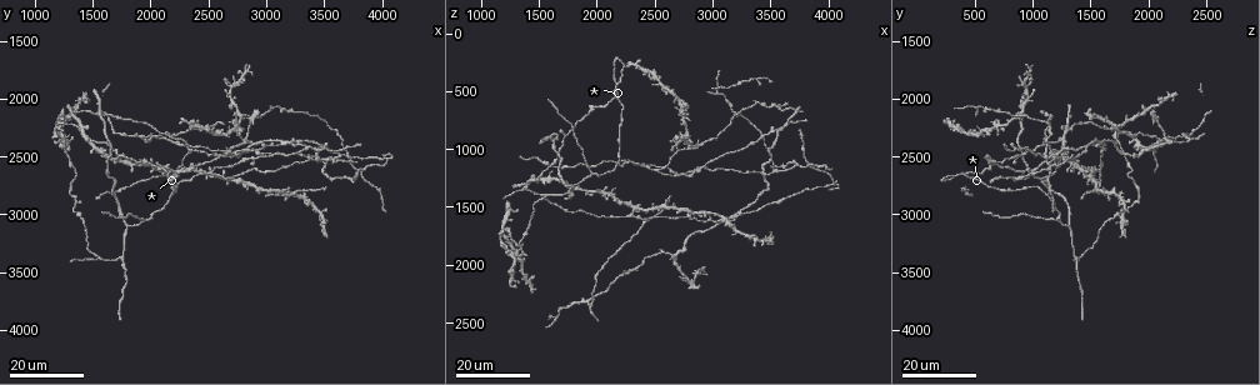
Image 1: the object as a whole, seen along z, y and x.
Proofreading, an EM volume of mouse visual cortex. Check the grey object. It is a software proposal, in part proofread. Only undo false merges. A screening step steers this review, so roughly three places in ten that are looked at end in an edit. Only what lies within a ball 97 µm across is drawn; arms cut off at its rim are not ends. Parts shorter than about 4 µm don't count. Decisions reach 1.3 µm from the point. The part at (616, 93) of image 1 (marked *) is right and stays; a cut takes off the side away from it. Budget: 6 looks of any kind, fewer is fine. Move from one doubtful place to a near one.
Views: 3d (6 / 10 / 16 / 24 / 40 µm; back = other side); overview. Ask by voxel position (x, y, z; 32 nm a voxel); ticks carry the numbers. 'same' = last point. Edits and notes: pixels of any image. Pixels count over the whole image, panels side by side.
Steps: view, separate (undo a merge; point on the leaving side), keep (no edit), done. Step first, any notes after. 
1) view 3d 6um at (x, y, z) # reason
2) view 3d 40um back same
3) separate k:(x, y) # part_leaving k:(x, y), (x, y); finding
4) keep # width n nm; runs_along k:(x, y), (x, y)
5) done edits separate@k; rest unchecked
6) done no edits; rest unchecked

view 3d 16um at (2200, 2820, 1120) # three-way junction

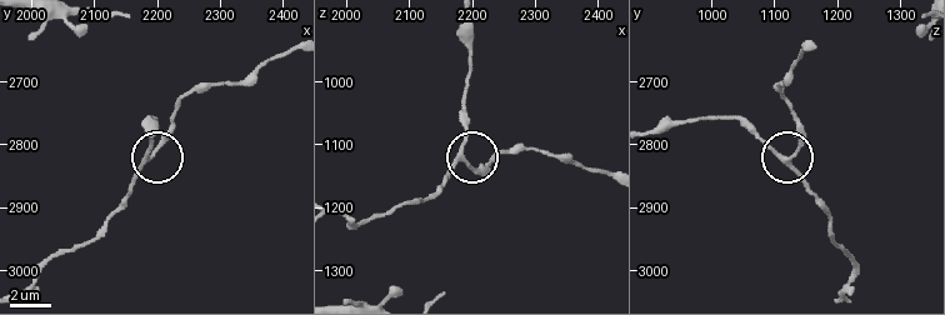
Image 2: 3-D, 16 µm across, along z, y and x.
view 3d 10um at (2180, 2830, 1125) # closer look

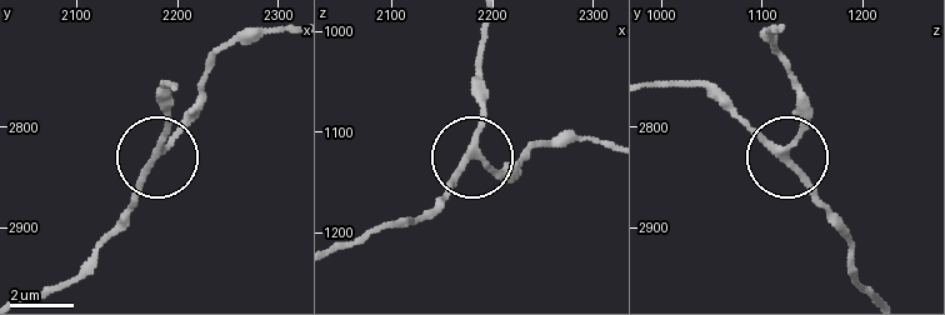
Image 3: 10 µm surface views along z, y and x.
keep # width 200 nm; runs_along 3:(656, 83), (705, 85), (784, 150), (799, 131), (803, 101); continuous, no second neuron

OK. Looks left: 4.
view 3d 24um at (2520, 2640, 1180) # branch point

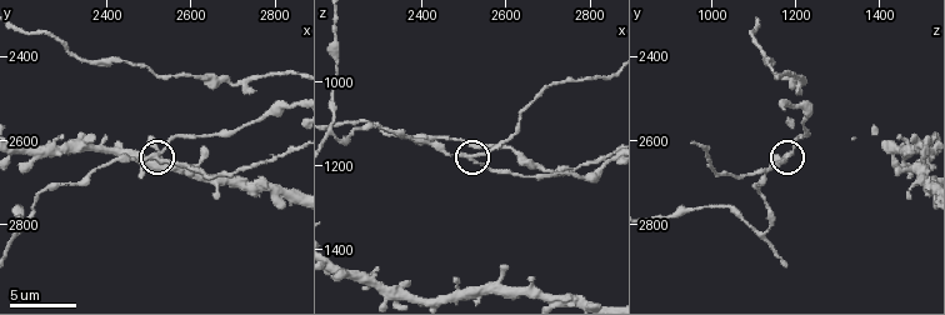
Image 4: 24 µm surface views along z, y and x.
view 3d 6um at (2525, 2635, 1190) # closer look

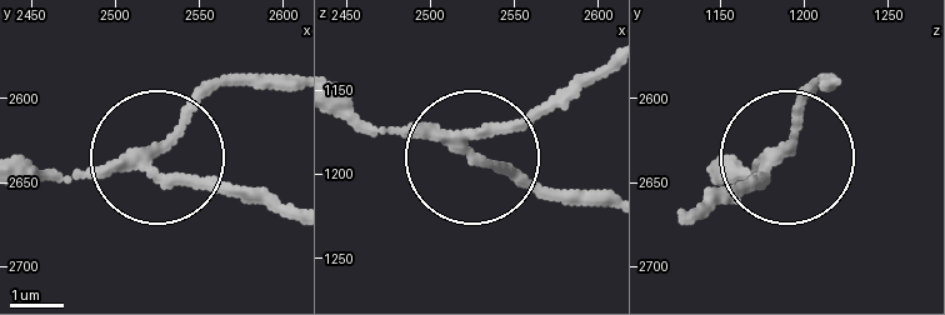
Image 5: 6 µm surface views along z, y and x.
separate 5:(203, 189) # arms 3; part_leaving 5:(136, 173), (199, 173), (293, 208); a second neuron is stuck on

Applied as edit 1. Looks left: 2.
view 3d 24um at (1540, 3400, 1400)

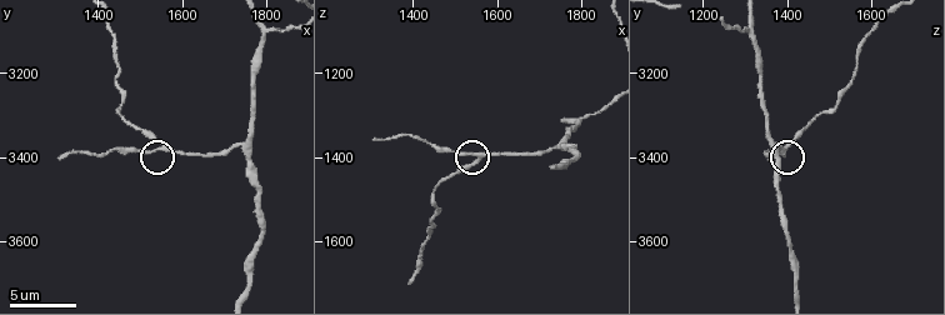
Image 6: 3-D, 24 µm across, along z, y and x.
view 3d 10um at (1555, 3370, 1400) # zoom in

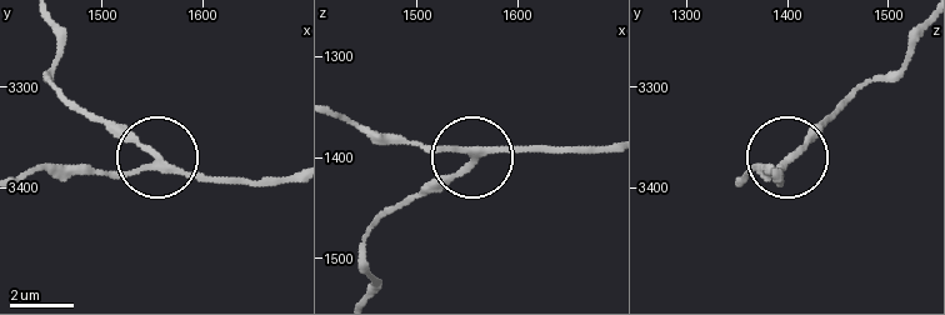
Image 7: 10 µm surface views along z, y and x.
keep # runs_along 7:(289, 175), (209, 183), (151, 161), (120, 175), (58, 175); all the same neuron

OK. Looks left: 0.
done edits separate@5; rest unchecked

